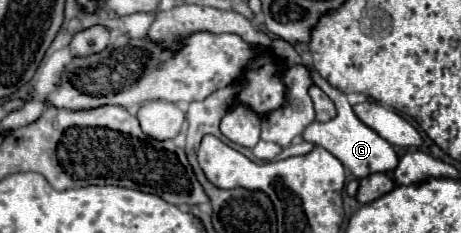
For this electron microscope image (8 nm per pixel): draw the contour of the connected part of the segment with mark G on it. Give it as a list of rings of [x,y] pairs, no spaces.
[[[312,70],[312,80],[316,82],[316,86],[326,92],[334,104],[336,104],[336,118],[328,120],[328,122],[318,122],[314,120],[302,134],[302,138],[306,142],[312,142],[316,146],[322,146],[326,148],[330,154],[334,154],[356,178],[366,178],[374,172],[392,172],[396,166],[398,166],[398,160],[400,156],[396,154],[394,146],[388,142],[388,140],[382,140],[382,136],[378,136],[372,128],[368,128],[366,124],[362,124],[362,120],[358,120],[358,116],[354,116],[354,110],[350,106],[350,102],[346,100],[346,94],[340,92],[338,88],[330,86],[318,72]]]

